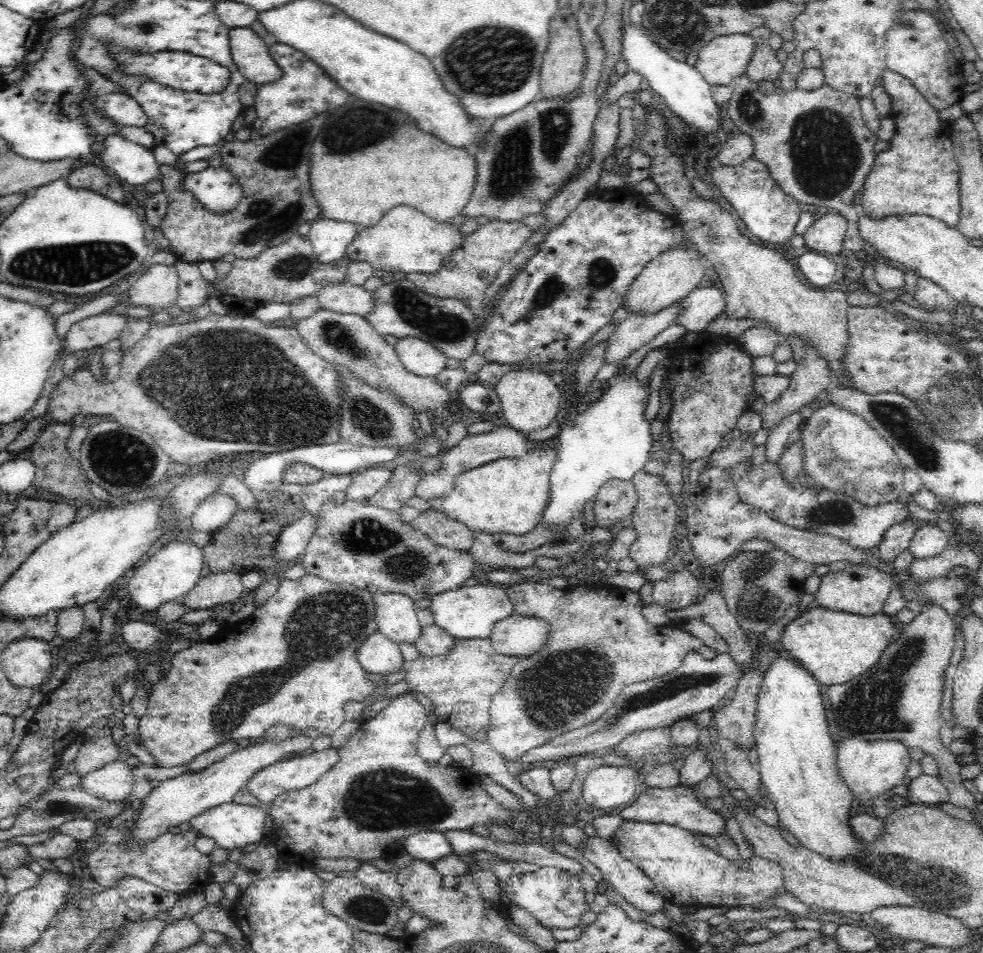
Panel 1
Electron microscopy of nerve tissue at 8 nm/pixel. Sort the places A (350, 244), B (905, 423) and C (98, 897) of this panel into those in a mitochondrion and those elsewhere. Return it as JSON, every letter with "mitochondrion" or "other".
{"A":"other","B":"mitochondrion","C":"other"}

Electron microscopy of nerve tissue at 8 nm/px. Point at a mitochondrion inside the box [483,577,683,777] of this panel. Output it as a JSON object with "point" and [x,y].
{"point":[563,685]}

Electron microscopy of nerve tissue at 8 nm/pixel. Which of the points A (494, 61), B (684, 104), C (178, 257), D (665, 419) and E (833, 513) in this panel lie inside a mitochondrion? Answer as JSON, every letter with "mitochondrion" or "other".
{"A":"mitochondrion","B":"other","C":"other","D":"other","E":"mitochondrion"}

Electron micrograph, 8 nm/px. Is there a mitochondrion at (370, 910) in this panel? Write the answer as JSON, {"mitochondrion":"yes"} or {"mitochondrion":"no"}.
{"mitochondrion":"yes"}

